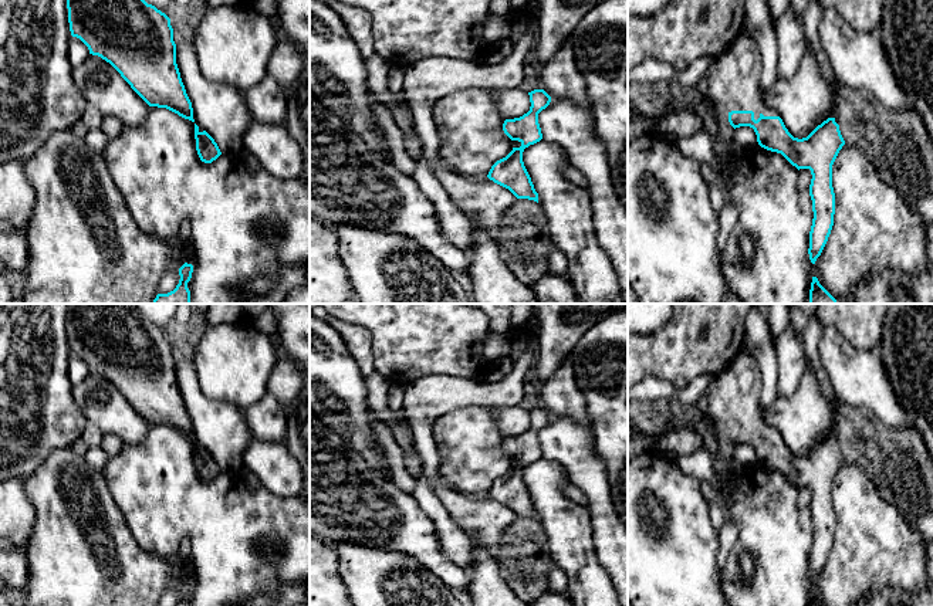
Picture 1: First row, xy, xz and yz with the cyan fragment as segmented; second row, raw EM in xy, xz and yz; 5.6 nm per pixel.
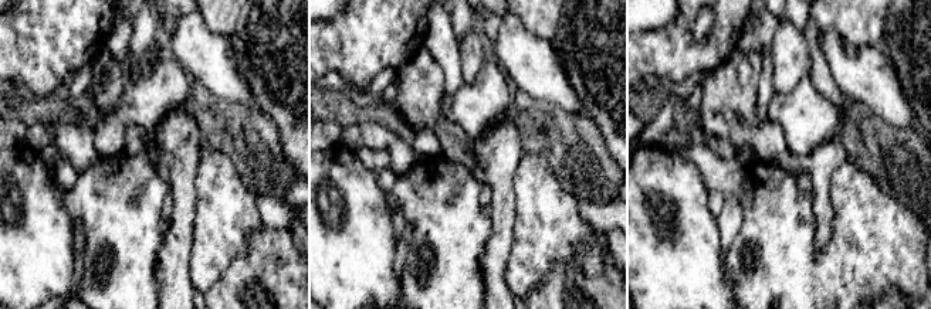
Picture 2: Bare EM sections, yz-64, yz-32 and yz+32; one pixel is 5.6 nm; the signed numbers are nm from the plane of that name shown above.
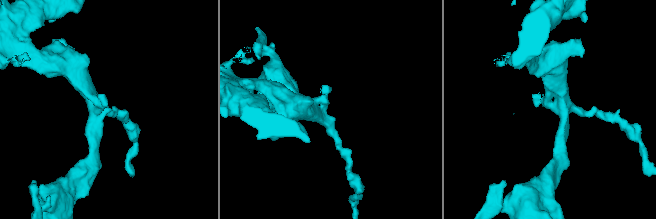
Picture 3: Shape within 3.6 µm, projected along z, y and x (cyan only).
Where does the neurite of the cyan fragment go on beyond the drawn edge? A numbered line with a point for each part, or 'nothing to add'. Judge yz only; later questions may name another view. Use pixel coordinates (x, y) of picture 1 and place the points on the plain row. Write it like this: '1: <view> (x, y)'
1: yz (733, 395)

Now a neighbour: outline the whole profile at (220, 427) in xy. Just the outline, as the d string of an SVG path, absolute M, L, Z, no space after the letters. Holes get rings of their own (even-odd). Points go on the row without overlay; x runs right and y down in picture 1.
M193 360L176 362L176 382L192 420L195 441L214 457L222 473L237 473L253 440L243 410L206 396Z

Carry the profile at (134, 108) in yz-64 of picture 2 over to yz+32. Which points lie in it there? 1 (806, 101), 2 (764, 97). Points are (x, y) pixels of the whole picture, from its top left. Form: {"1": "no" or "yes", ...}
{"1": "yes", "2": "no"}

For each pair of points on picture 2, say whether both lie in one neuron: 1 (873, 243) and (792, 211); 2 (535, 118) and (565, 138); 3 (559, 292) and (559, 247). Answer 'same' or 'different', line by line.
1: same
2: same
3: different

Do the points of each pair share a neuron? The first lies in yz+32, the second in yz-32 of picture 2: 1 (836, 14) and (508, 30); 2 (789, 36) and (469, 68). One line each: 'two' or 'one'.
1: two
2: one

